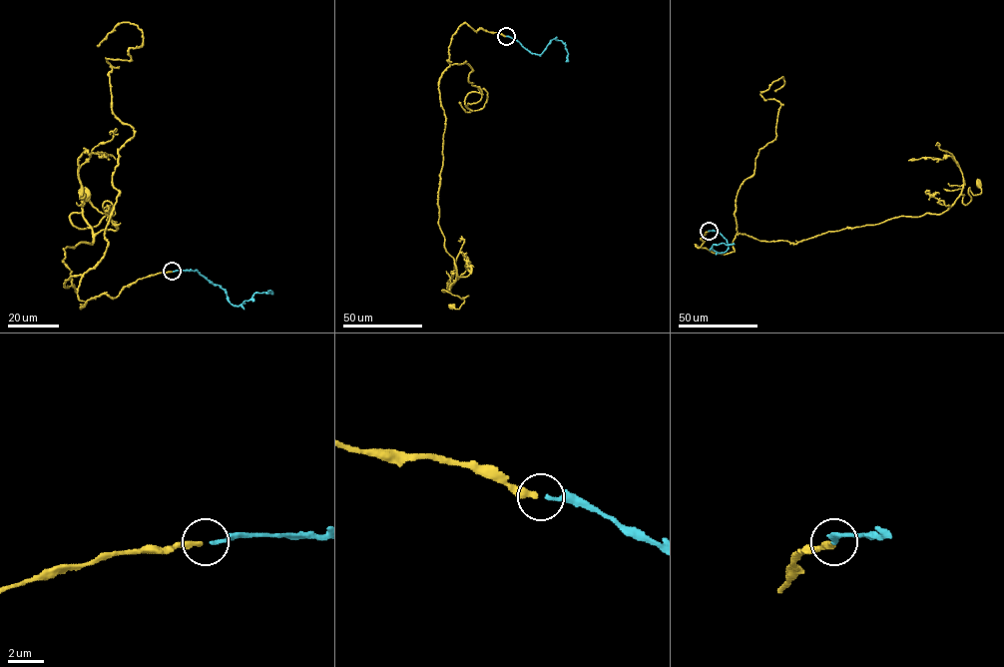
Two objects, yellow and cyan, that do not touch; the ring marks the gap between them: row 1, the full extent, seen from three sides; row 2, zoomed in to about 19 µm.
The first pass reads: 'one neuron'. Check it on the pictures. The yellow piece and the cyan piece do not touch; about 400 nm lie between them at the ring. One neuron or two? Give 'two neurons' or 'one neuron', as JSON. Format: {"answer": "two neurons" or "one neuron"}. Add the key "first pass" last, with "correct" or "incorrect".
{"answer": "one neuron", "first pass": "correct"}

